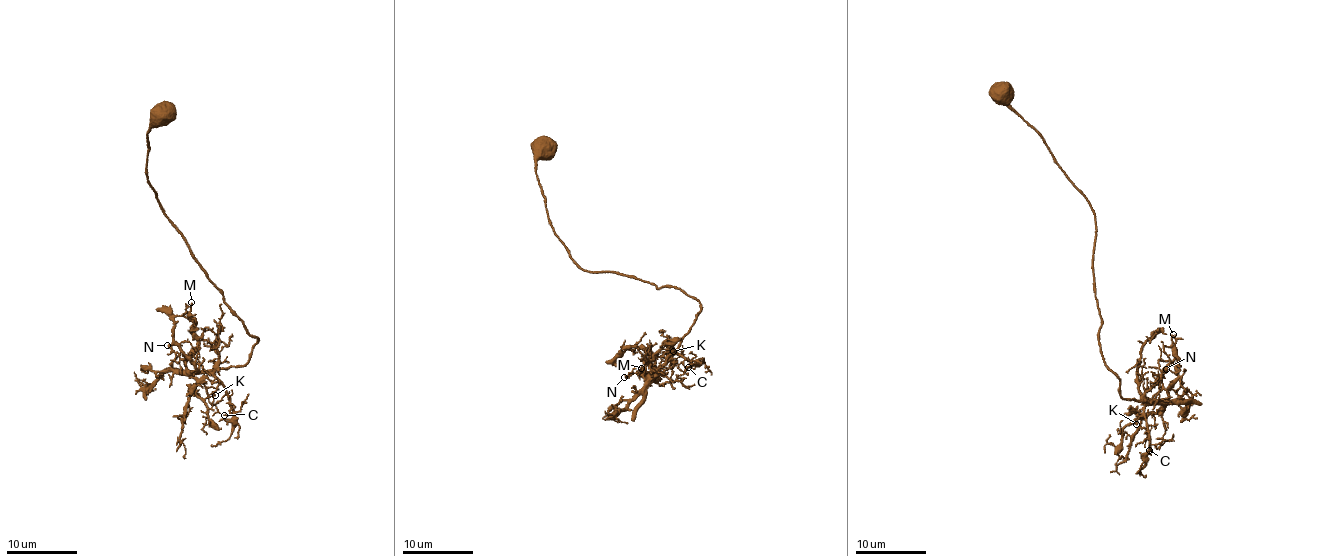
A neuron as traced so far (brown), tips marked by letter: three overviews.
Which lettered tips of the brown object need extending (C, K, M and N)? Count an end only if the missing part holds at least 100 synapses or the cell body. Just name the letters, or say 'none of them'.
none of them

